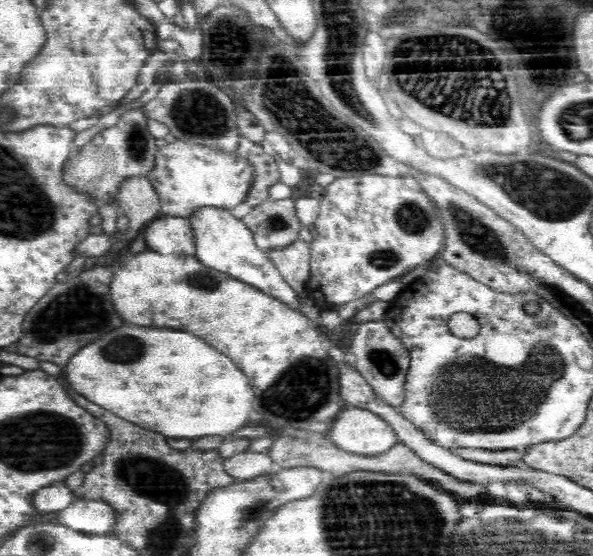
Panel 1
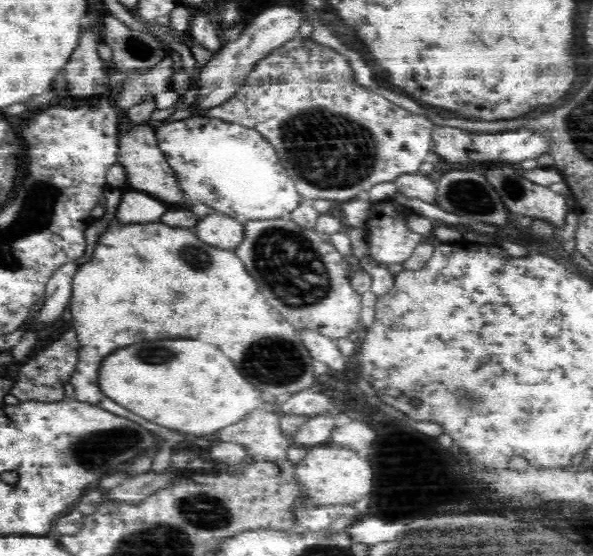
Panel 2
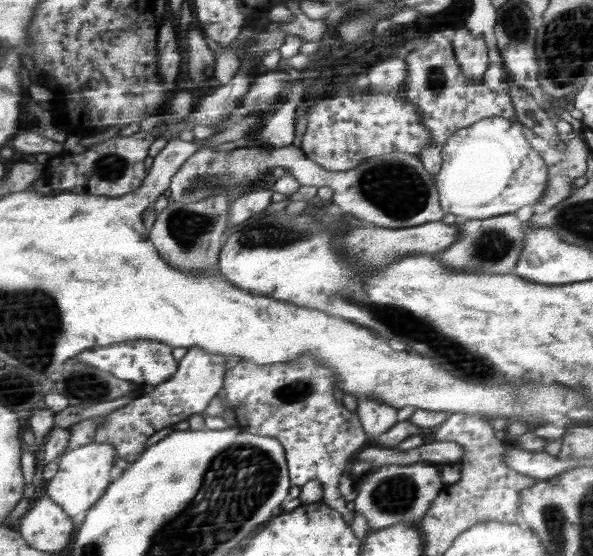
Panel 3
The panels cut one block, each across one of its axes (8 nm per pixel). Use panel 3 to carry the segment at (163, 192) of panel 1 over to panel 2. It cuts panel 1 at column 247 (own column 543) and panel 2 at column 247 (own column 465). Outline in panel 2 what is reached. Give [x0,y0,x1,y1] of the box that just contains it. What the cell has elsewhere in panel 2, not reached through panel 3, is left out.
[155,116,304,223]

